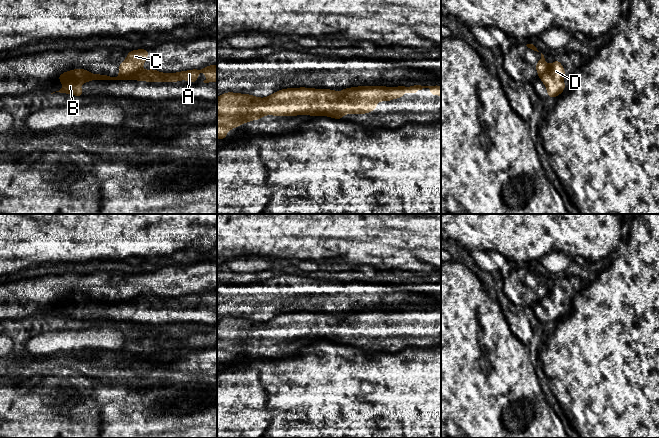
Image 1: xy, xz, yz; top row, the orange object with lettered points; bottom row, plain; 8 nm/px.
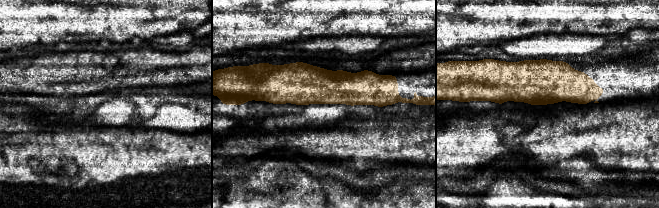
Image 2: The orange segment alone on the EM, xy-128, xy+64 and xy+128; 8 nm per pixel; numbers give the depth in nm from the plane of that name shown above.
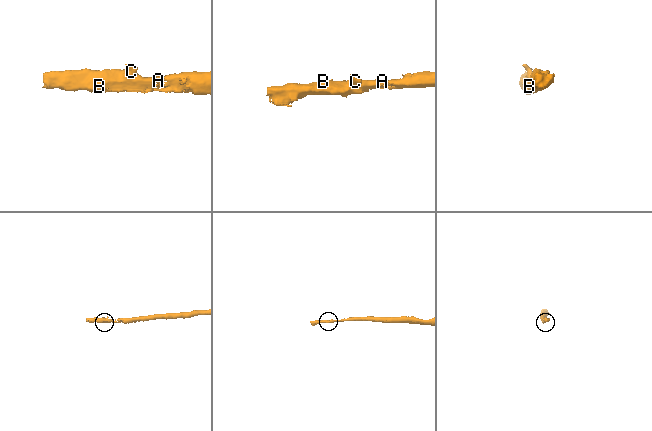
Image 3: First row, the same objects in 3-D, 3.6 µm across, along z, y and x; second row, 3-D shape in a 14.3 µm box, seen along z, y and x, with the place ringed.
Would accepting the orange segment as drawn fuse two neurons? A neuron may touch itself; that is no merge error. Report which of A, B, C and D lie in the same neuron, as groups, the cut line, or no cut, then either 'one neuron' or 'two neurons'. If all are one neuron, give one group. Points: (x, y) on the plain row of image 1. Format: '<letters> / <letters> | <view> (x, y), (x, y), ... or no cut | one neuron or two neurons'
A B D / C | xy (140, 293), (118, 300) | two neurons

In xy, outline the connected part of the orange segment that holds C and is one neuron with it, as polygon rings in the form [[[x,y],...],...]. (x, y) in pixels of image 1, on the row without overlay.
[[[137,273],[127,276],[127,282],[119,287],[119,299],[125,300],[141,294],[143,288],[147,285],[148,273]]]

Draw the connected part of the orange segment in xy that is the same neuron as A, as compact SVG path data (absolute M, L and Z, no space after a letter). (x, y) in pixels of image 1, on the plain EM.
M208 289L202 293L192 293L176 297L163 297L155 293L139 294L123 301L92 298L86 293L72 293L56 300L59 302L59 306L63 308L63 311L56 316L83 321L83 314L79 309L92 304L136 304L145 306L178 306L186 304L191 307L197 307L200 305L197 303L197 300L201 296L207 300L207 303L203 305L204 307L217 306L217 289Z

